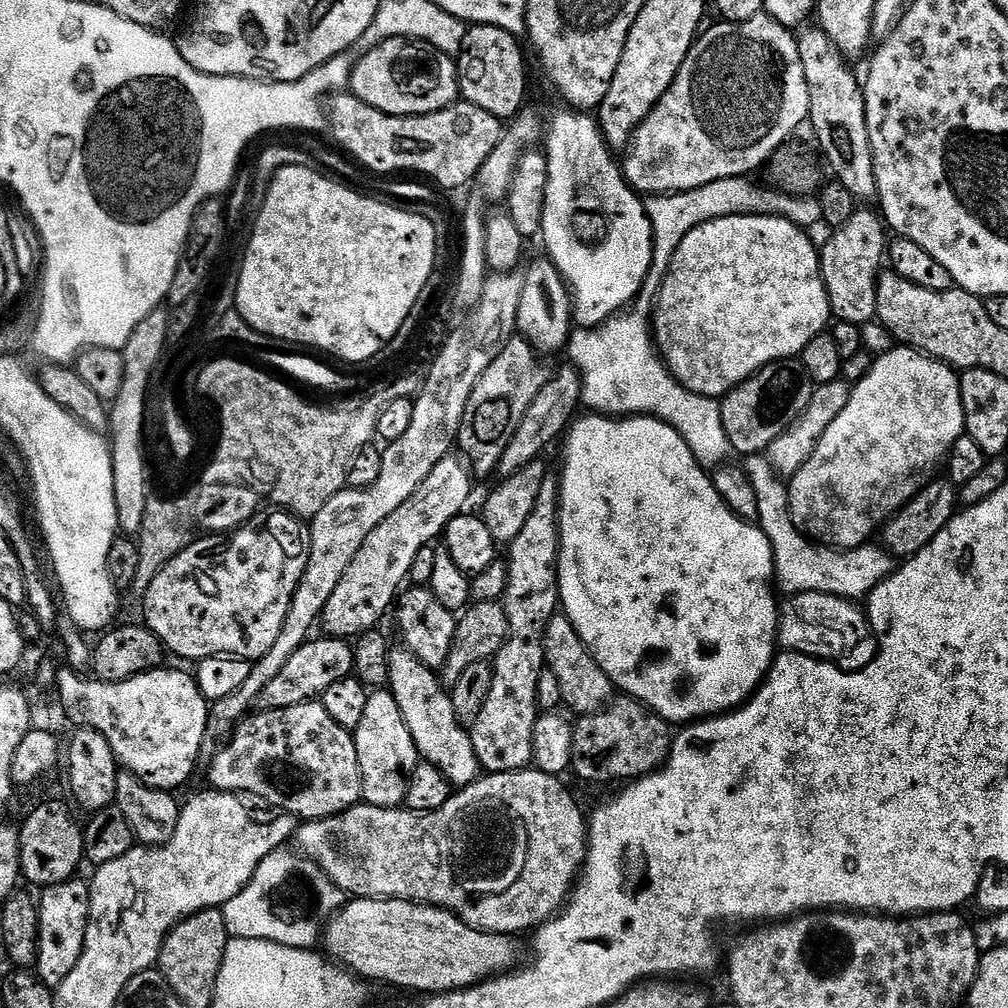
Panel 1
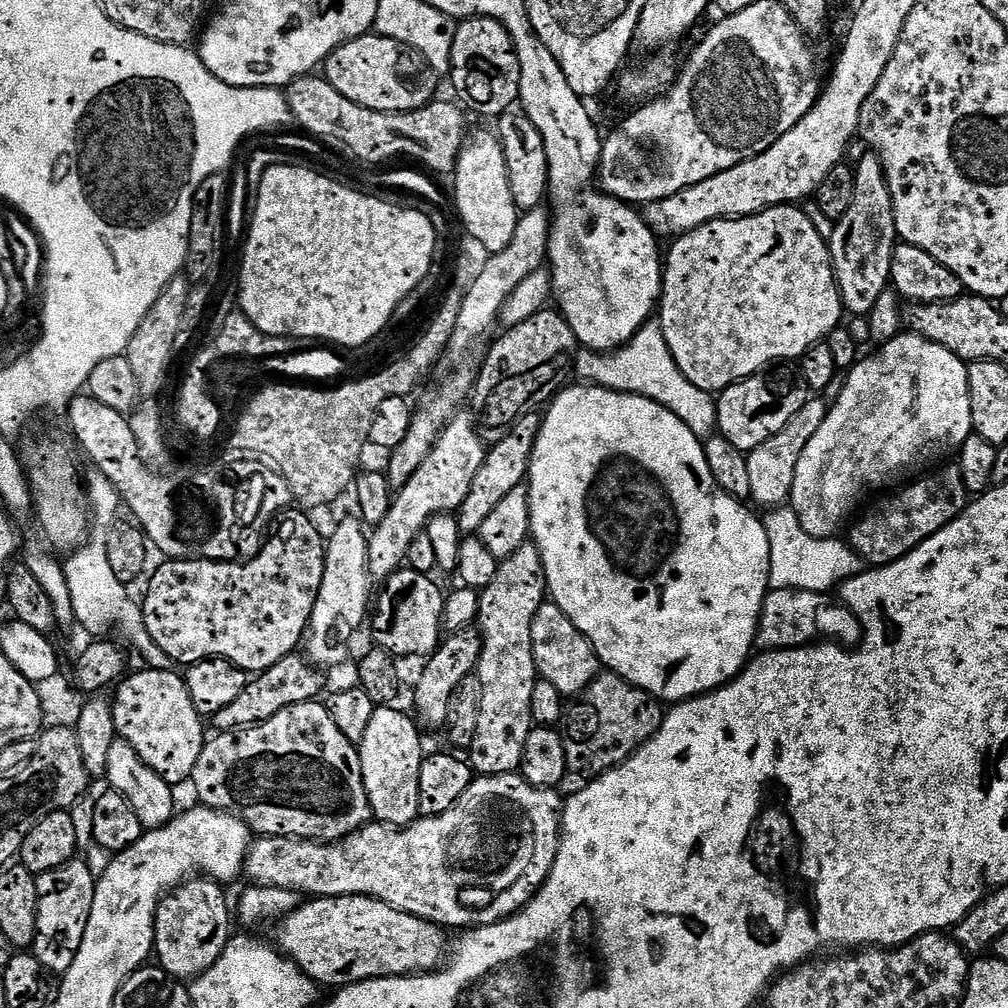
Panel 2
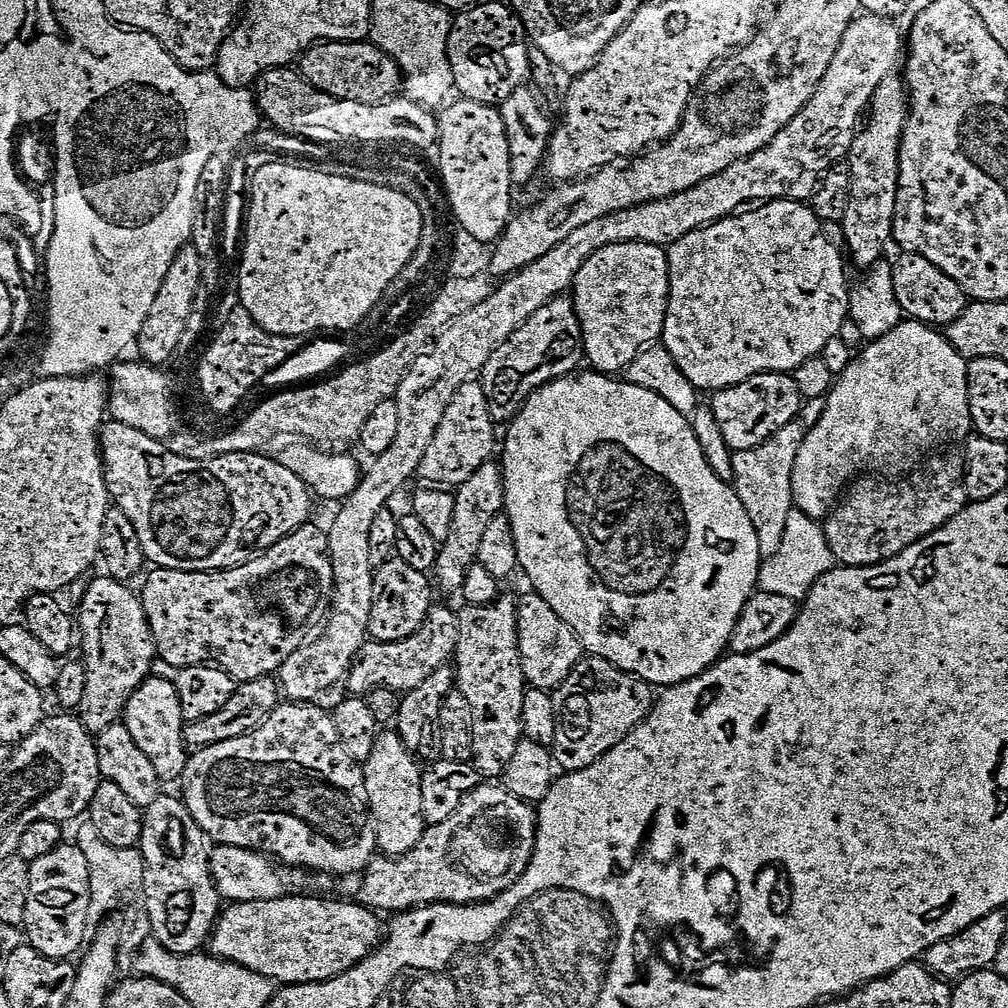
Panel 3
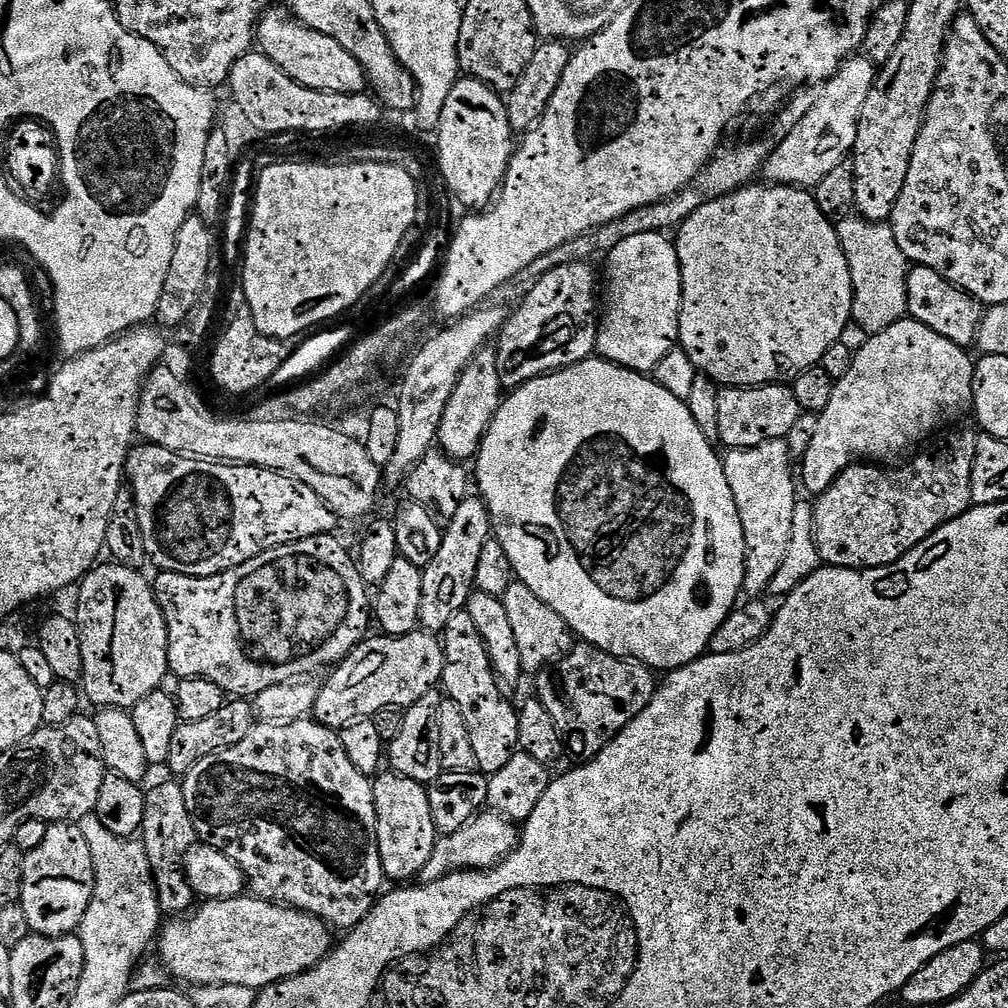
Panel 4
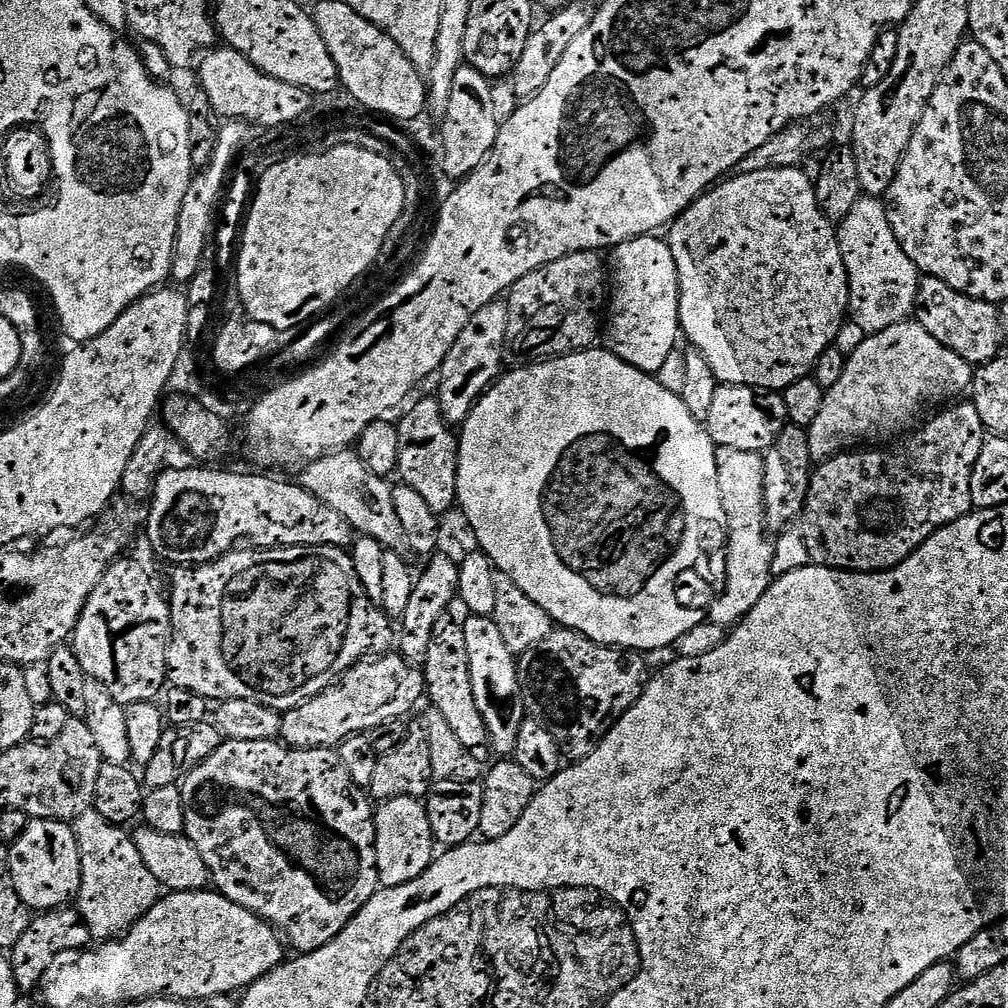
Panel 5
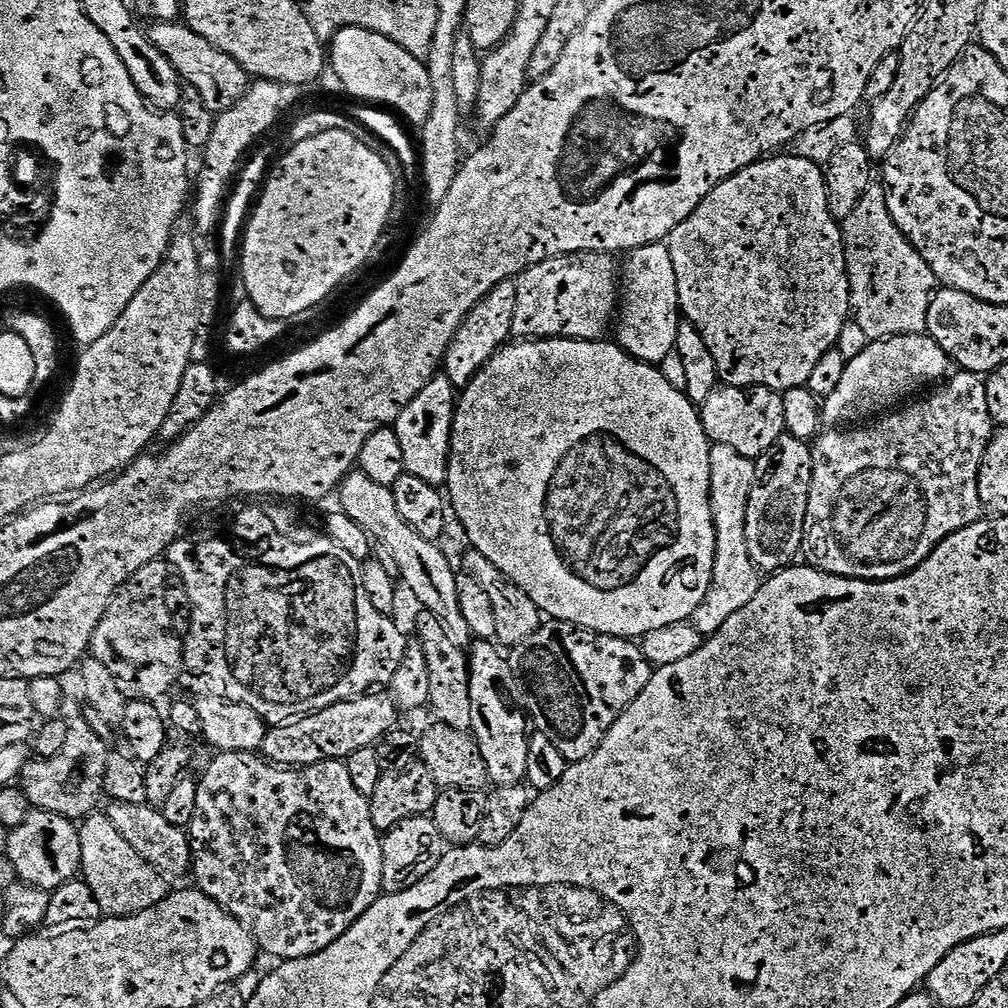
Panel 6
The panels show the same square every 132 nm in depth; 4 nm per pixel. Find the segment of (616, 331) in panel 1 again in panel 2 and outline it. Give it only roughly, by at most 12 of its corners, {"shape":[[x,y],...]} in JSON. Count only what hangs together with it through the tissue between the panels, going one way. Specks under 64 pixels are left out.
{"shape":[[659,322],[614,352],[577,351],[583,383],[658,402],[696,436],[713,393],[682,374]]}

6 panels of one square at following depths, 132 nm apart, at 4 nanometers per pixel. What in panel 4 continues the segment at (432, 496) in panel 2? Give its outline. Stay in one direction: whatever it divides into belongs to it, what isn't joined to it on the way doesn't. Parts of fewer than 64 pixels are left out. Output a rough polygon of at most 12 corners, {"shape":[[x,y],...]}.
{"shape":[[496,348],[465,366],[439,451],[468,462],[502,403]]}

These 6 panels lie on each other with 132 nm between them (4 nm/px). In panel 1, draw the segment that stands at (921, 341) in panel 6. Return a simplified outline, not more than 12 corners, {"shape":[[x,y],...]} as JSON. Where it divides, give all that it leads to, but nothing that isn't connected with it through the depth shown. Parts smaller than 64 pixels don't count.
{"shape":[[892,346],[791,477],[809,540],[847,550],[937,479],[960,377]]}

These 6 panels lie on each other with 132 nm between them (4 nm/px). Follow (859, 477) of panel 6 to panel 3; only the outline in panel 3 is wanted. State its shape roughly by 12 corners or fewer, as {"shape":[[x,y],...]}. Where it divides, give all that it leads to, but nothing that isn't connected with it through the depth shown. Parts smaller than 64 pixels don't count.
{"shape":[[963,455],[860,478],[823,521],[841,565],[902,554],[968,507]]}

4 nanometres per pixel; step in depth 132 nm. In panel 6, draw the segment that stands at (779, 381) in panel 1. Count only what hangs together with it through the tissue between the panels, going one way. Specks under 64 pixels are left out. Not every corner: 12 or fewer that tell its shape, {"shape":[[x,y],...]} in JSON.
{"shape":[[717,386],[698,408],[712,444],[760,456],[785,435],[782,395]]}

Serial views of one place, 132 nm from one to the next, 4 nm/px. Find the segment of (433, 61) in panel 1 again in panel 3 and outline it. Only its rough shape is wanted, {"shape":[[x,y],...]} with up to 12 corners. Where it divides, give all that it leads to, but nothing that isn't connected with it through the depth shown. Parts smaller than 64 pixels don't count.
{"shape":[[317,42],[298,71],[334,98],[380,104],[401,65],[372,42]]}

